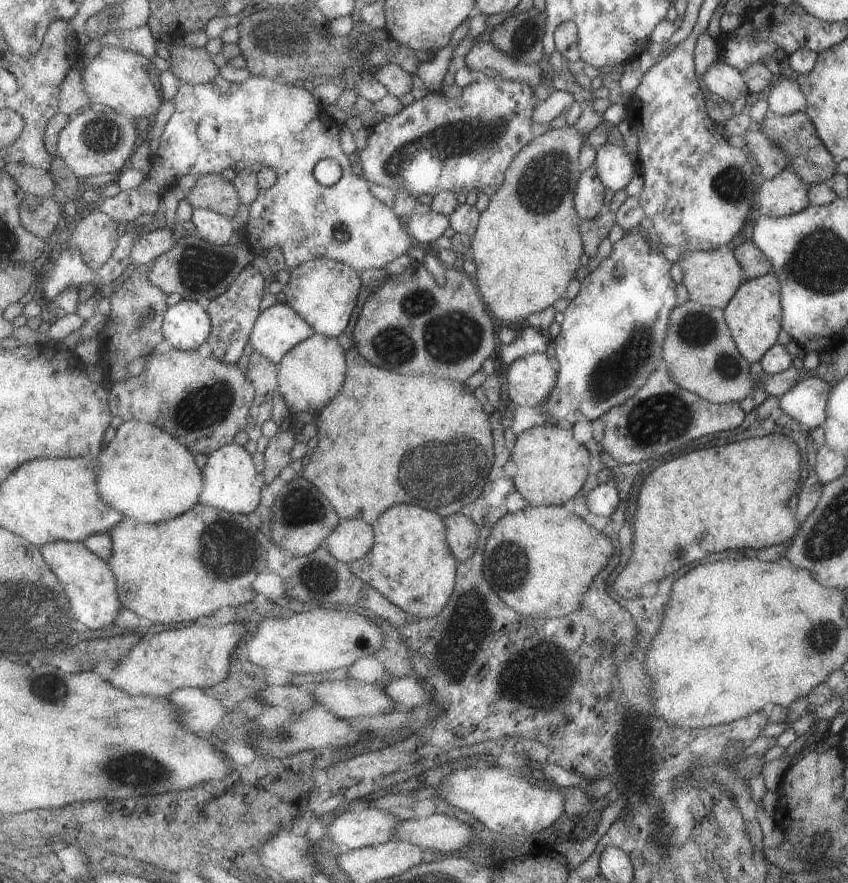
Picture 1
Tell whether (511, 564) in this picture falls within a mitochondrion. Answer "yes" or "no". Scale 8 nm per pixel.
yes

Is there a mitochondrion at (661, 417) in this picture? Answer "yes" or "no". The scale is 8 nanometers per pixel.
yes

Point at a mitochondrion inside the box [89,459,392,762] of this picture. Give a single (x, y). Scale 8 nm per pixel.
(235, 542)

